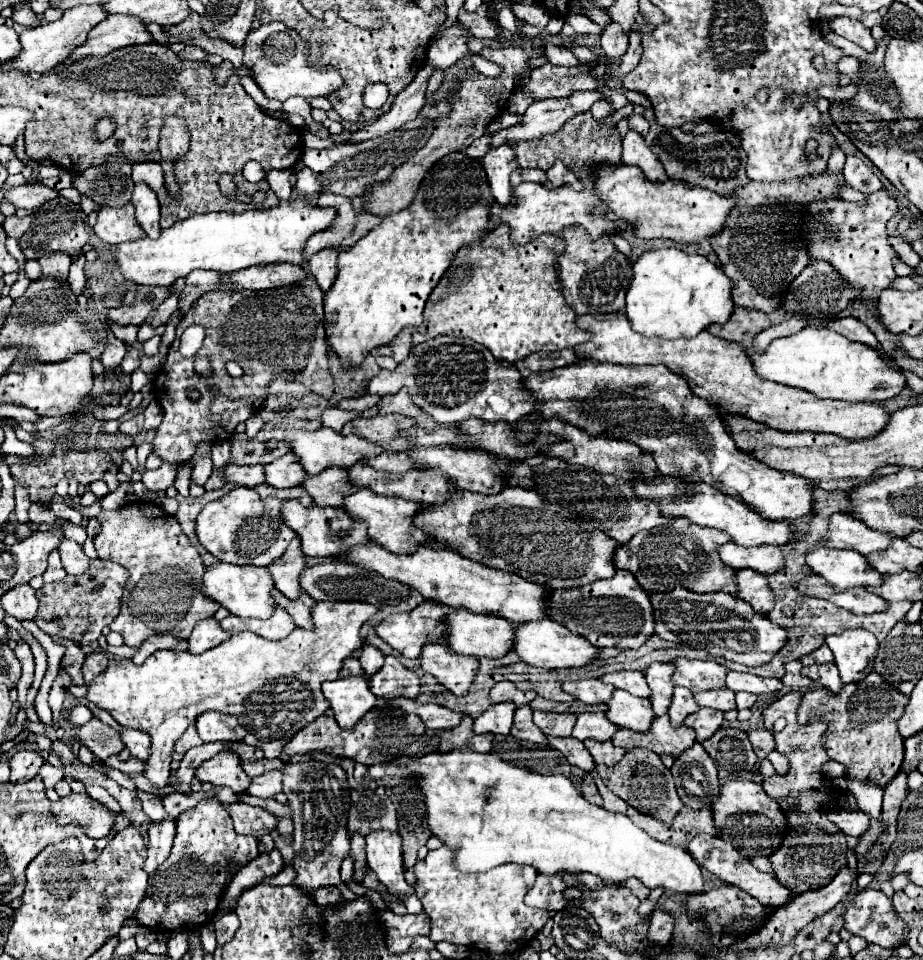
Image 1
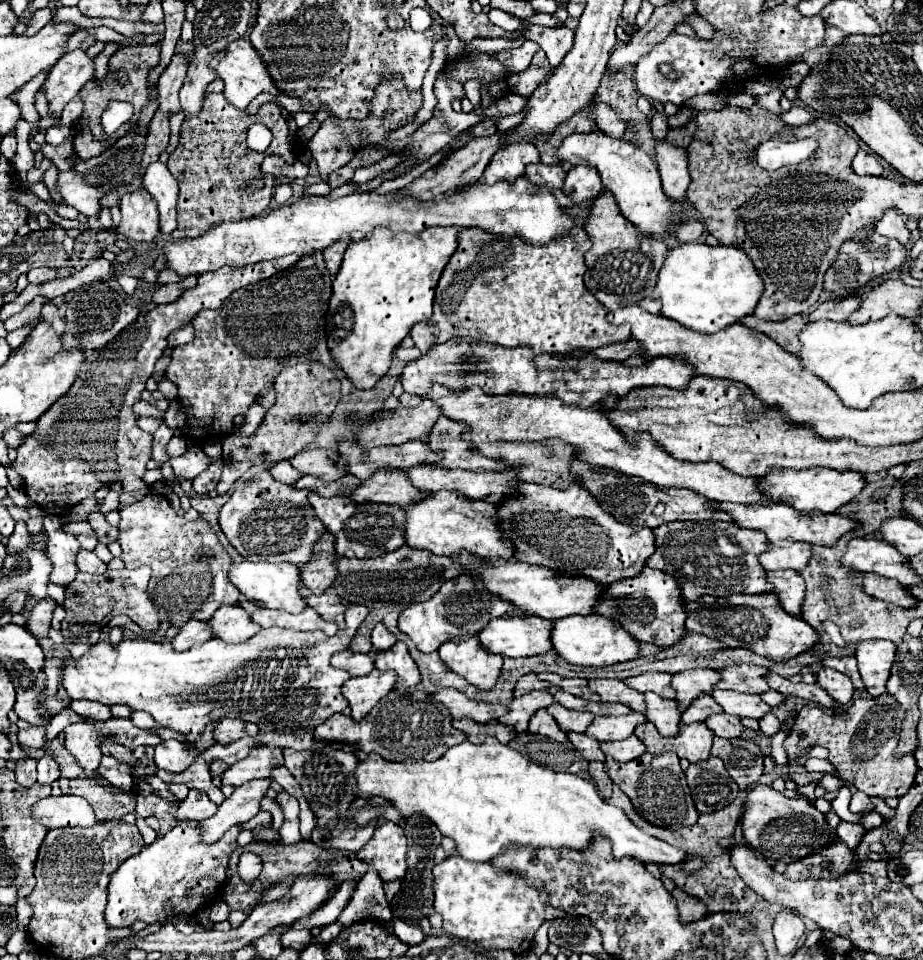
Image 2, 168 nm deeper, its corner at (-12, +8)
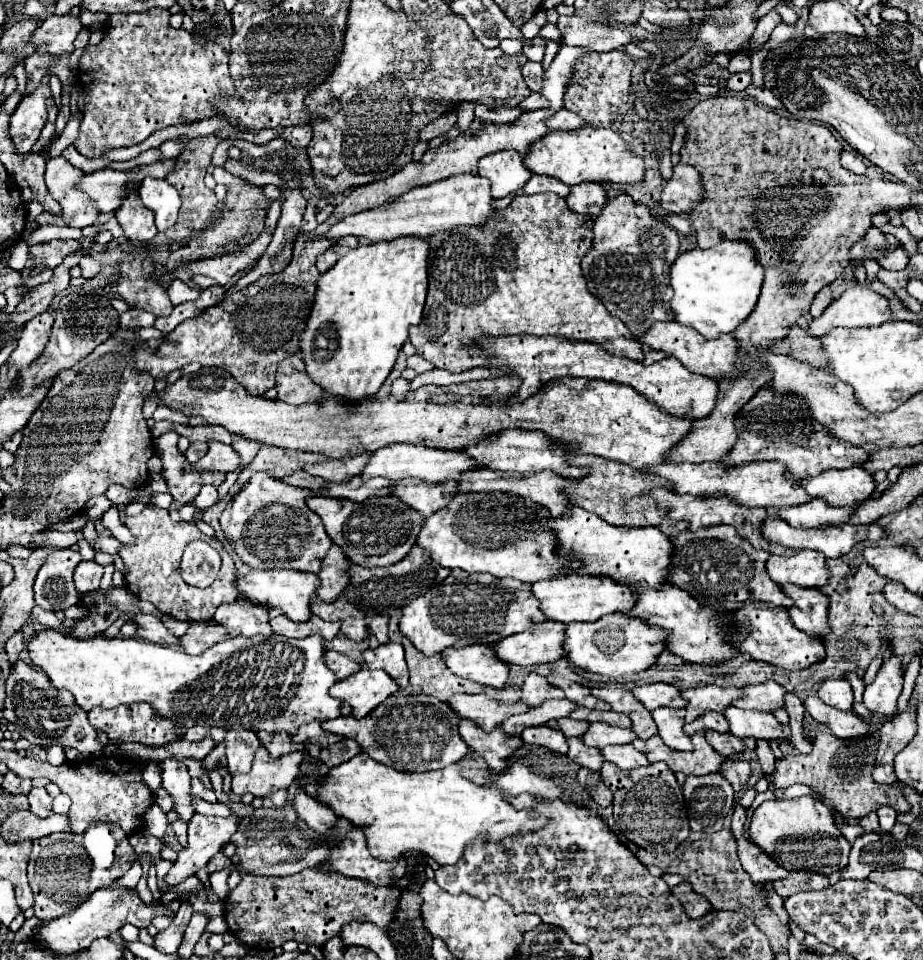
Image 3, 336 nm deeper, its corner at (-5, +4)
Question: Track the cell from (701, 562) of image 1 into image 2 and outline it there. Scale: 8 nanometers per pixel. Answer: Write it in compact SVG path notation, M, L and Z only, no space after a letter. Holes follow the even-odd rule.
M706 520L706 522L668 522L654 530L656 552L648 558L648 566L674 576L682 588L686 600L700 600L700 596L710 594L716 598L726 598L732 594L768 594L772 584L766 580L766 570L760 566L760 552L768 550L768 538L758 530L746 530L730 522Z

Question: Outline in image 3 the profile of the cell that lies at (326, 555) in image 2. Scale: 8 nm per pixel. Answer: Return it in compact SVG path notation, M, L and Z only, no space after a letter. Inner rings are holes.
M333 544L327 552L327 556L321 562L321 570L319 570L319 586L317 586L317 596L323 602L333 602L345 588L345 584L349 584L349 576L345 576L345 568L349 568L349 562L345 560L345 554L341 552L341 548L337 548L337 544Z

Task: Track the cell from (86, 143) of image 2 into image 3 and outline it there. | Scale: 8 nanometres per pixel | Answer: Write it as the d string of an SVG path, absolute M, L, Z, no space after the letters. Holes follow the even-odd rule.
M151 8L143 14L111 14L103 40L97 46L89 46L81 56L79 84L83 92L87 92L87 104L79 138L73 142L79 154L99 158L105 150L141 144L155 130L219 116L213 102L223 96L241 98L229 74L229 52L219 44L197 46L185 28L175 30L169 26L169 16L165 8Z

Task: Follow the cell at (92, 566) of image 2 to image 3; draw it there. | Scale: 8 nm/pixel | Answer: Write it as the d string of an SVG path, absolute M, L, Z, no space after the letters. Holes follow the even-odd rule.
M81 560L75 568L75 586L77 586L77 592L85 594L85 592L91 592L93 588L99 588L99 582L101 582L101 576L103 576L103 566L93 562L93 560Z

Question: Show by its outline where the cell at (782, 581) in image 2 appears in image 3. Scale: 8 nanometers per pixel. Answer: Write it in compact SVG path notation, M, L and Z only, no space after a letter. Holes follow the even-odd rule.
M783 584L781 590L793 600L789 618L795 628L809 636L825 636L827 628L827 606L829 598L817 588L799 588L795 584Z

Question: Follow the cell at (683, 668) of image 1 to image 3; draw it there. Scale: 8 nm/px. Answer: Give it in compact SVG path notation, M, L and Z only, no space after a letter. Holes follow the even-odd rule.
M767 680L767 682L761 682L761 684L747 684L741 690L743 690L745 698L733 700L735 706L763 710L763 712L771 712L771 710L783 706L785 688L779 686L773 680Z

